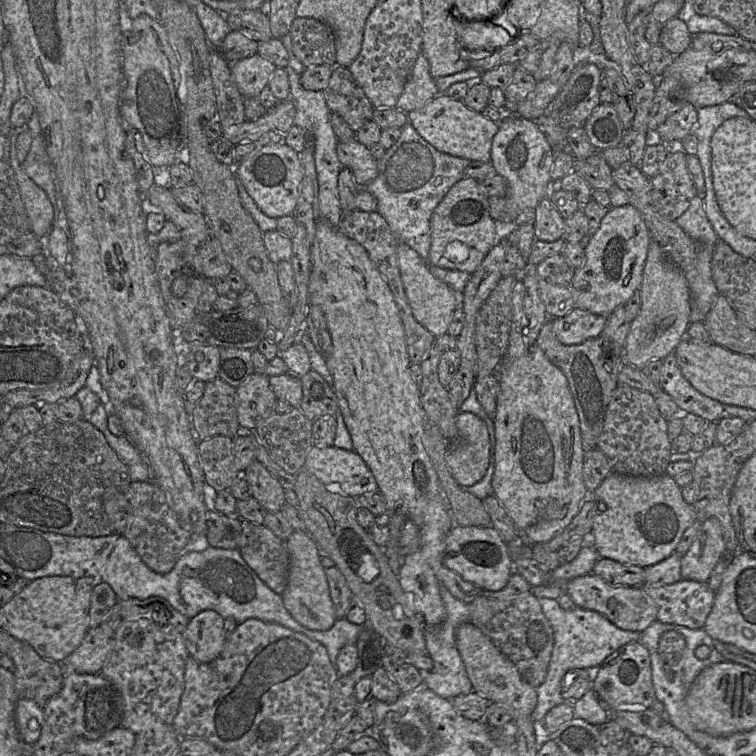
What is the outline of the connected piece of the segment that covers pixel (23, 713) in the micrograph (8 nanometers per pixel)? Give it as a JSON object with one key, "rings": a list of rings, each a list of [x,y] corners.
{"rings":[[[20,698],[16,703],[15,720],[20,739],[33,745],[41,733],[43,709],[34,700]]]}

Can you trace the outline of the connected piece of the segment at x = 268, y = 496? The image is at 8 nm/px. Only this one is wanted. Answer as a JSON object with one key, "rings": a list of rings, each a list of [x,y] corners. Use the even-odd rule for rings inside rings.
{"rings":[[[253,460],[241,475],[248,484],[249,495],[255,498],[266,512],[277,512],[283,507],[284,489],[258,460]]]}

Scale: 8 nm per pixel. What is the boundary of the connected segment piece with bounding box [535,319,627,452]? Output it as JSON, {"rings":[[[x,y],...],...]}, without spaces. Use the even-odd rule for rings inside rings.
{"rings":[[[548,319],[542,326],[535,344],[567,378],[579,418],[583,451],[588,452],[597,448],[608,404],[613,392],[619,386],[618,375],[623,365],[627,364],[623,348],[603,336],[586,340],[577,345],[564,345],[554,332],[551,319]]]}

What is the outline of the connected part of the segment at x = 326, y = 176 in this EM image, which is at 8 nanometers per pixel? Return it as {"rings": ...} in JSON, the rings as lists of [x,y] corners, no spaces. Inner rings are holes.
{"rings":[[[289,34],[282,36],[280,40],[288,53],[288,64],[284,69],[288,74],[290,85],[289,98],[295,106],[294,125],[301,128],[307,135],[307,143],[309,140],[309,143],[313,144],[318,182],[316,198],[317,220],[322,218],[336,227],[342,216],[342,209],[338,198],[338,175],[344,167],[337,156],[338,139],[330,122],[331,112],[327,107],[323,91],[306,90],[302,86],[301,75],[306,67],[294,55]]]}

